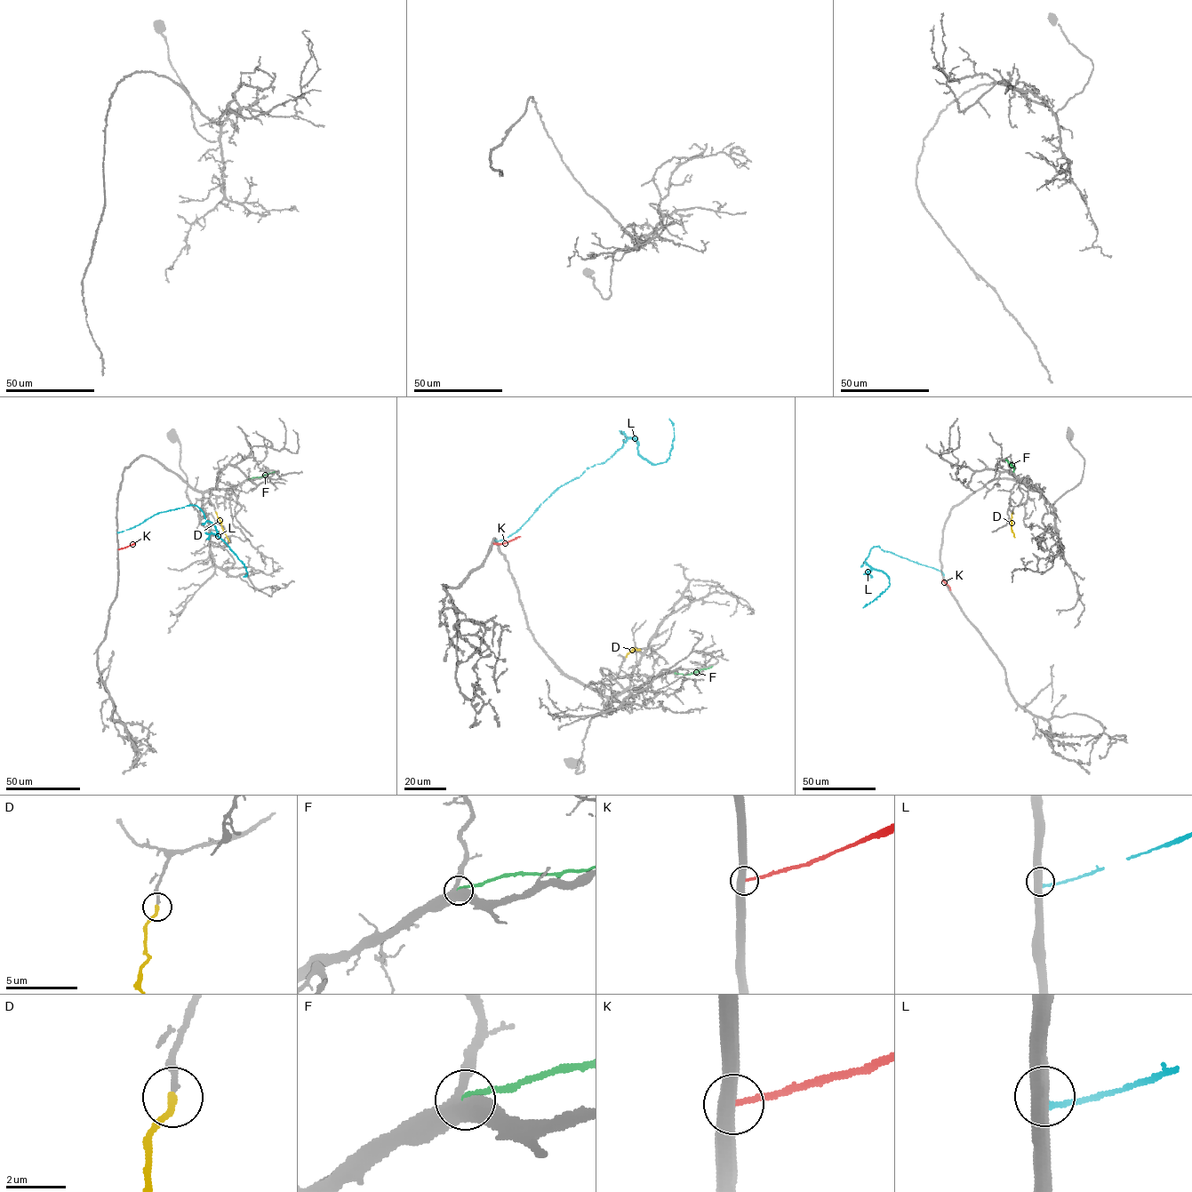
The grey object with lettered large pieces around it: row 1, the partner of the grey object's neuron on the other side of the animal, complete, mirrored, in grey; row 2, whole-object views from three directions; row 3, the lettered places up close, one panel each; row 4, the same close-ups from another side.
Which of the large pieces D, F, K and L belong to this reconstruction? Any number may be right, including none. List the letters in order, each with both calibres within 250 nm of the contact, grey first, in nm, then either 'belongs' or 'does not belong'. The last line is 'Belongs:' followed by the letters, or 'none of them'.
D: 200/240 nm | belongs
F: 440/200 nm | does not belong
K: 500/180 nm | does not belong
L: 500/150 nm | does not belong
Belongs: D

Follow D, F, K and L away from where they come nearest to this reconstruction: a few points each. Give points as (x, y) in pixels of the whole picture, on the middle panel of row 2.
D: (626, 657), (633, 648), (640, 650)
F: (675, 672), (690, 674), (712, 667)
K: (492, 543), (503, 544), (520, 537)
L: (495, 540), (515, 533), (624, 440), (636, 440), (649, 462), (666, 461), (674, 437), (668, 418)

